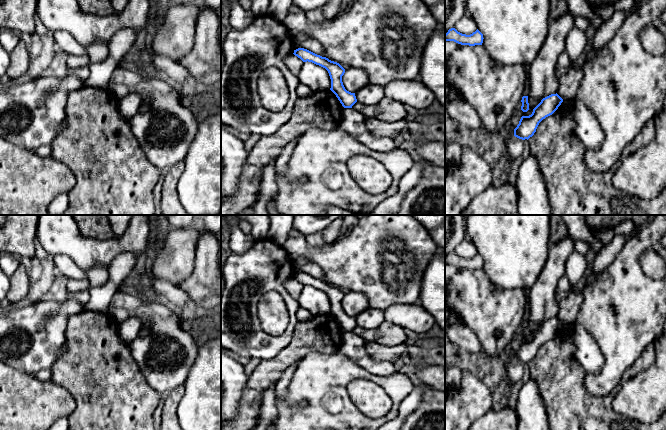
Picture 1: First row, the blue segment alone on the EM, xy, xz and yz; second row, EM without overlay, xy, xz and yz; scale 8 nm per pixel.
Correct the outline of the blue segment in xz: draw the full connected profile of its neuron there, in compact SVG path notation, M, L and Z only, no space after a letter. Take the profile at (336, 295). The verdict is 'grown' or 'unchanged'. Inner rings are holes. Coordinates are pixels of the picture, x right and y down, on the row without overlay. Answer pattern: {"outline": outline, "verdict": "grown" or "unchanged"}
{"outline": "M304 272L294 274L293 278L303 286L312 286L328 295L331 303L330 314L336 319L344 332L352 332L352 330L357 326L355 317L347 315L343 309L342 300L345 297L345 293L339 287L317 279Z", "verdict": "unchanged"}

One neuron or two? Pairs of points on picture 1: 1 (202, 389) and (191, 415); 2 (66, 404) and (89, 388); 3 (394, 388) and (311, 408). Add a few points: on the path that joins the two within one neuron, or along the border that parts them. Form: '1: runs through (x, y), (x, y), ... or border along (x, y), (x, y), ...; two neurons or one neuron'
1: runs through (202, 395), (202, 404), (197, 409); one neuron
2: border along (56, 383), (74, 401), (68, 416); two neurons
3: runs through (373, 378), (365, 374), (345, 374), (332, 387); one neuron

